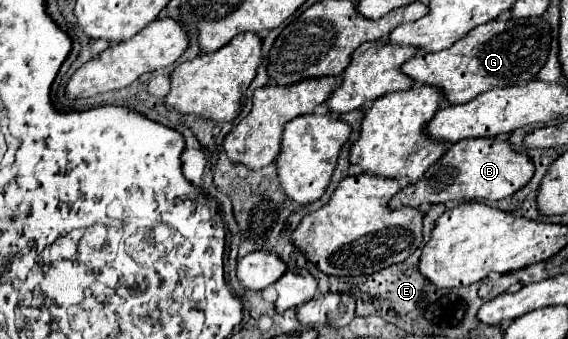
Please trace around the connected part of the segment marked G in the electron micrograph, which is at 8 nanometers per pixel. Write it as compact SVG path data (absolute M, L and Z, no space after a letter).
M542 17L496 19L470 31L470 35L454 43L454 47L450 49L436 53L420 51L402 65L402 71L418 83L440 87L448 103L458 105L472 101L474 97L478 97L484 91L490 91L492 87L526 85L528 81L532 81L538 75L538 71L546 65L550 43L550 23Z

